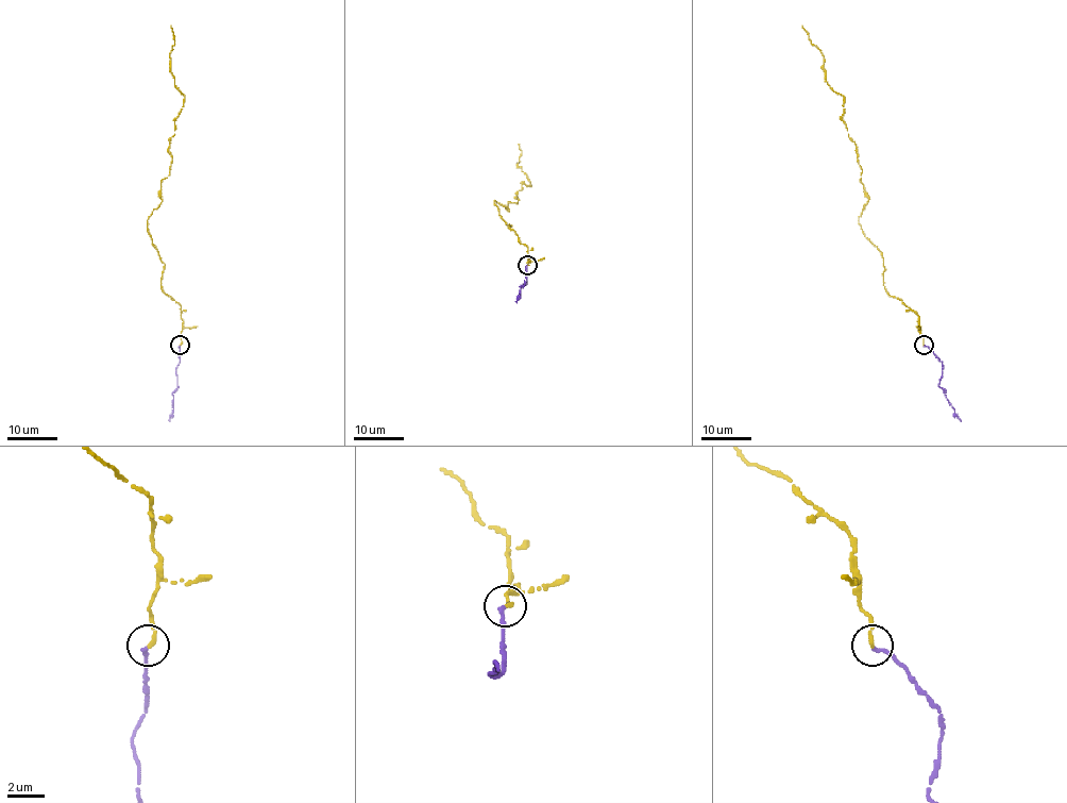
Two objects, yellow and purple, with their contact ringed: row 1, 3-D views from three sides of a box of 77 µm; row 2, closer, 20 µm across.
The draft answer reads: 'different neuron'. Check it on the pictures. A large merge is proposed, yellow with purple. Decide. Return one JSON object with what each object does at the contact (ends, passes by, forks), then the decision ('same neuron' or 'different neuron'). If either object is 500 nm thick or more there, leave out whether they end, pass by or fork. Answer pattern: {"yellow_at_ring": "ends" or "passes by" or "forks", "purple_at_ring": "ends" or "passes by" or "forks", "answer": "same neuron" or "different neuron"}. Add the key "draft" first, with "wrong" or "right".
{"draft": "wrong", "yellow_at_ring": "ends", "purple_at_ring": "ends", "answer": "same neuron"}

